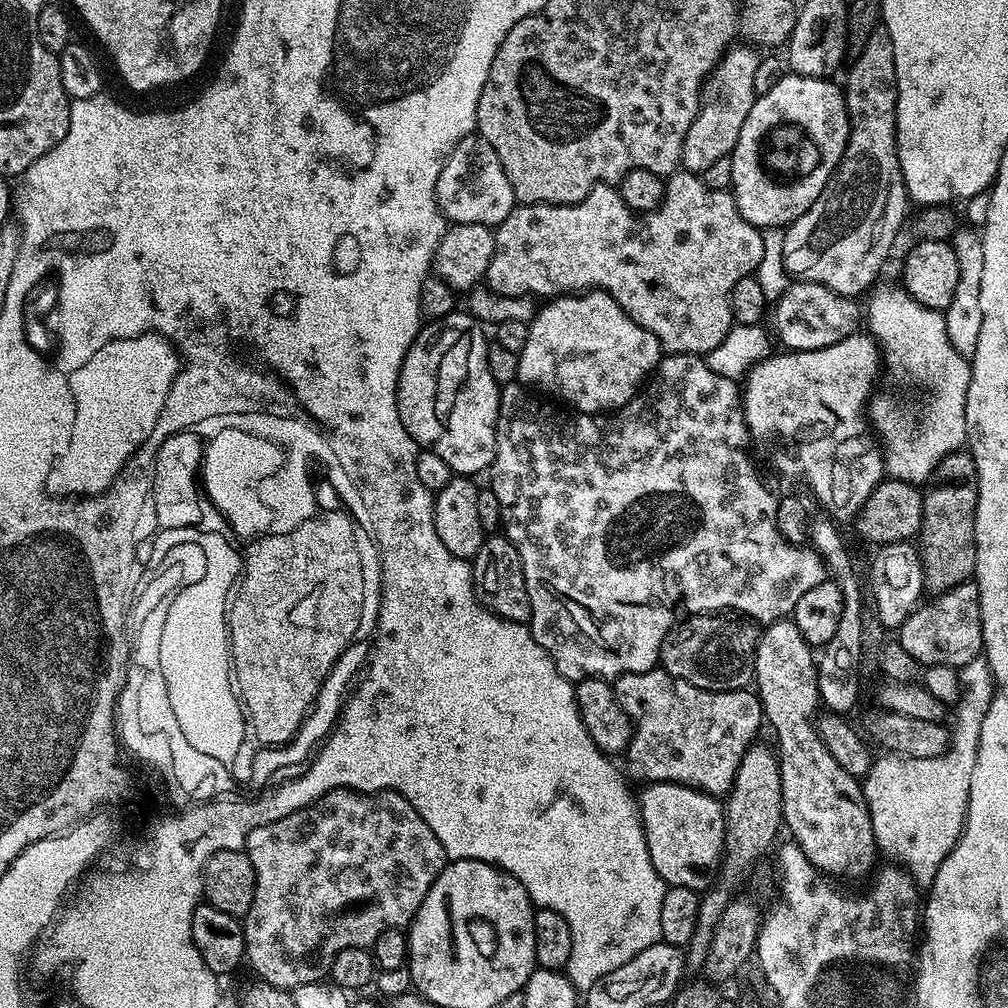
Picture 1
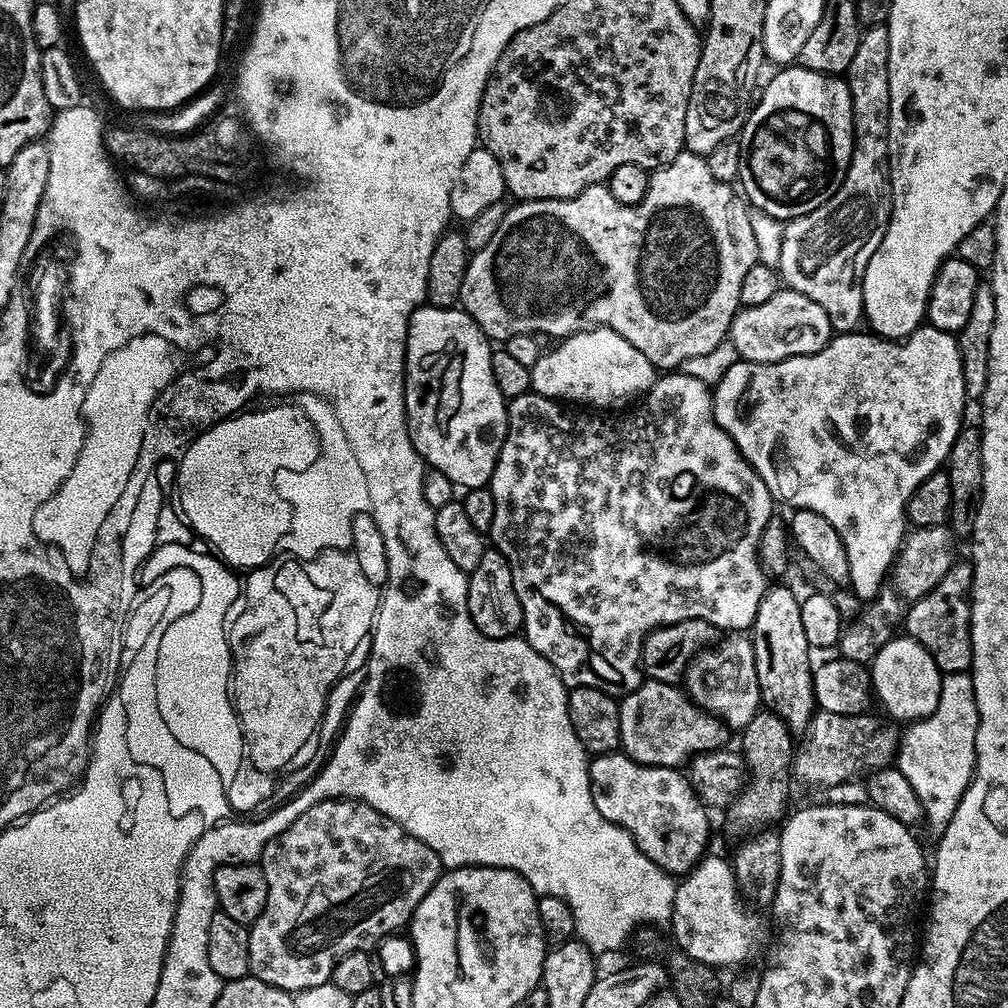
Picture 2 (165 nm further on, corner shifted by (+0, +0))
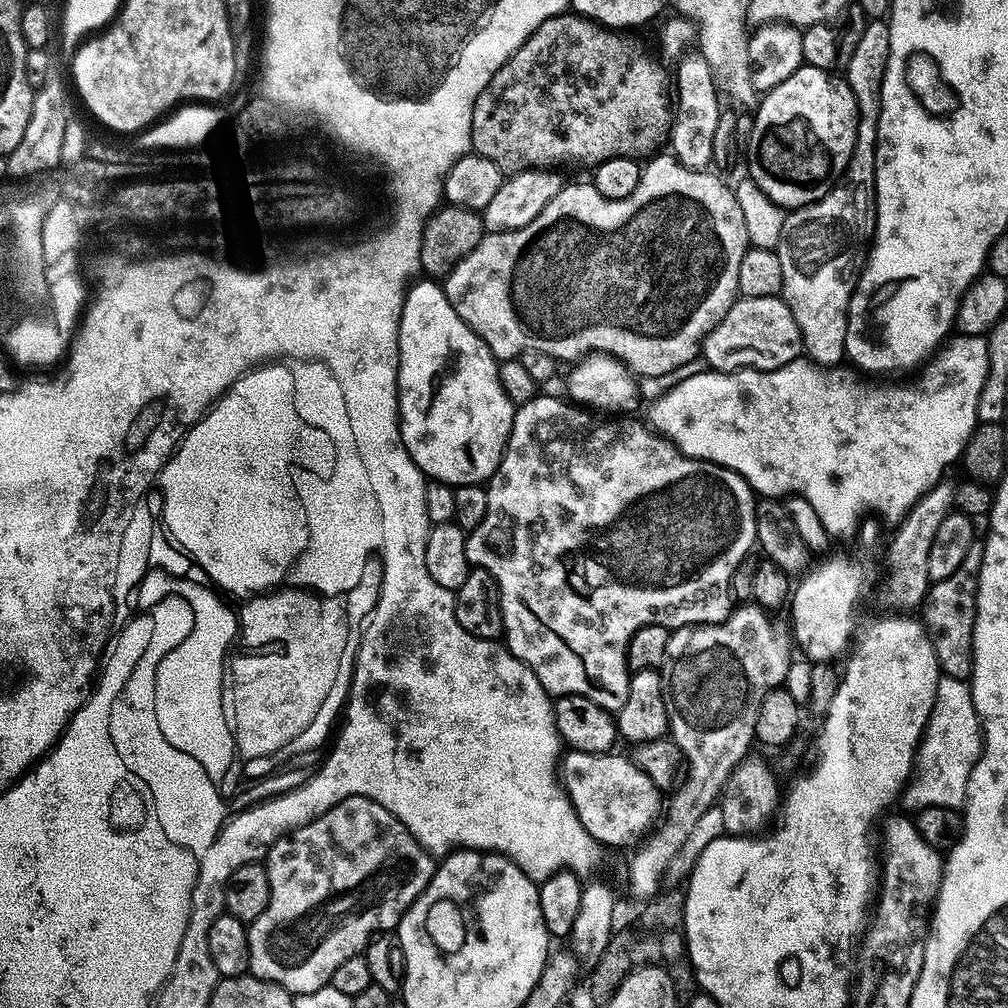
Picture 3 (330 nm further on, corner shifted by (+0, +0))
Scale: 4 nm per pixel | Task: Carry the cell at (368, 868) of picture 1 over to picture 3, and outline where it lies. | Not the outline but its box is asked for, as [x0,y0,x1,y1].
[247,796,434,996]

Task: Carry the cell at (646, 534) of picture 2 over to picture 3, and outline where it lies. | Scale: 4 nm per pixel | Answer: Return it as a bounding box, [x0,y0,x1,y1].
[466,394,758,714]

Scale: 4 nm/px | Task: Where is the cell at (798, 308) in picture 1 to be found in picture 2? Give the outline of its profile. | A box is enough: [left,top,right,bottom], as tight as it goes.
[729,288,832,364]

